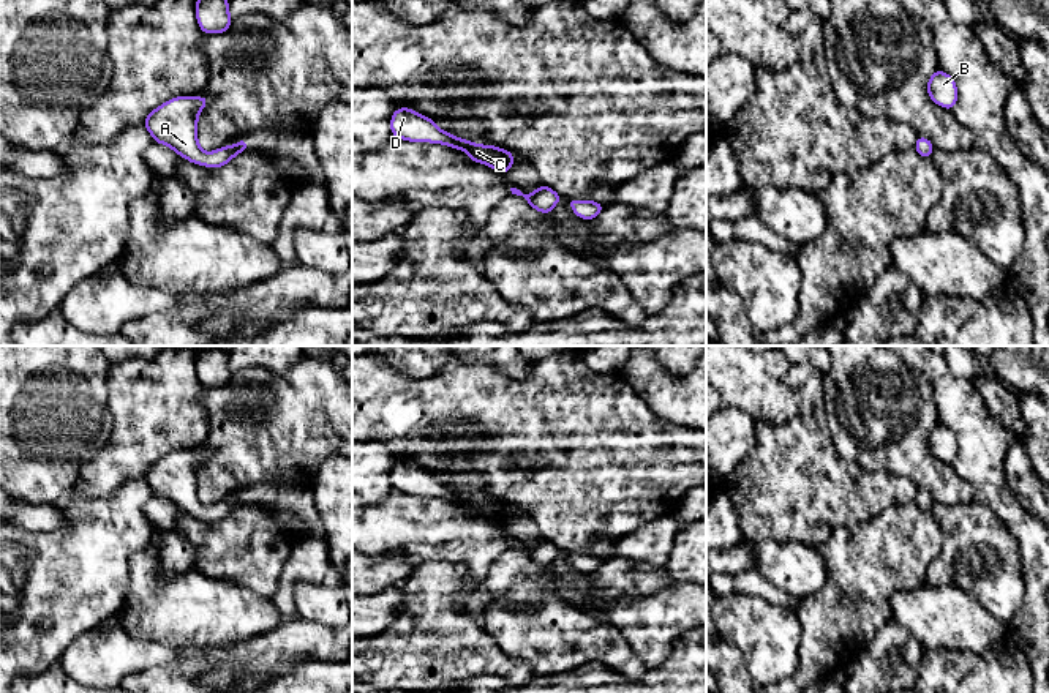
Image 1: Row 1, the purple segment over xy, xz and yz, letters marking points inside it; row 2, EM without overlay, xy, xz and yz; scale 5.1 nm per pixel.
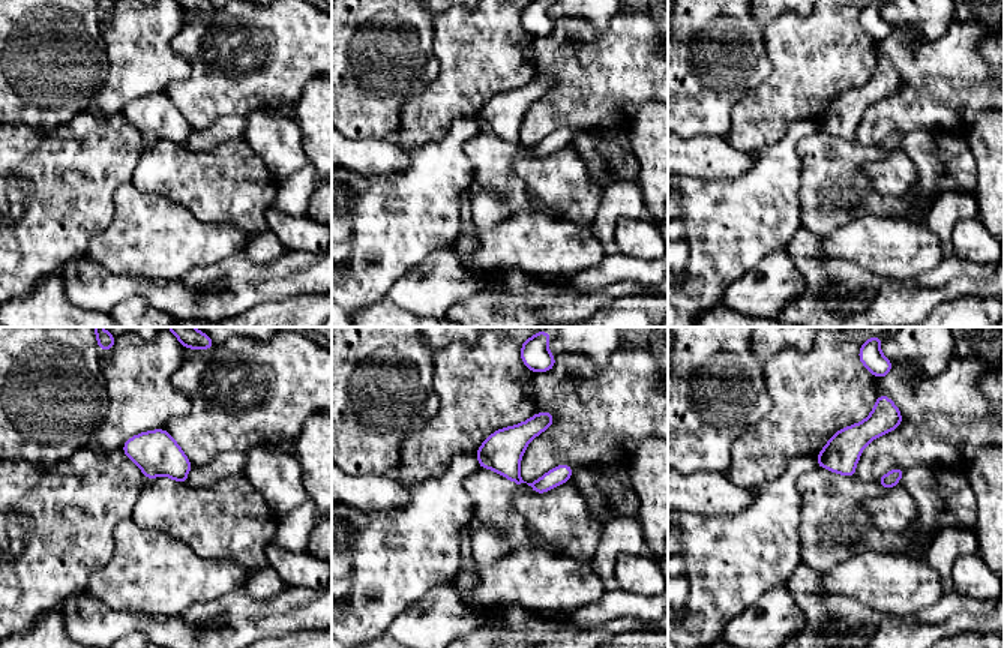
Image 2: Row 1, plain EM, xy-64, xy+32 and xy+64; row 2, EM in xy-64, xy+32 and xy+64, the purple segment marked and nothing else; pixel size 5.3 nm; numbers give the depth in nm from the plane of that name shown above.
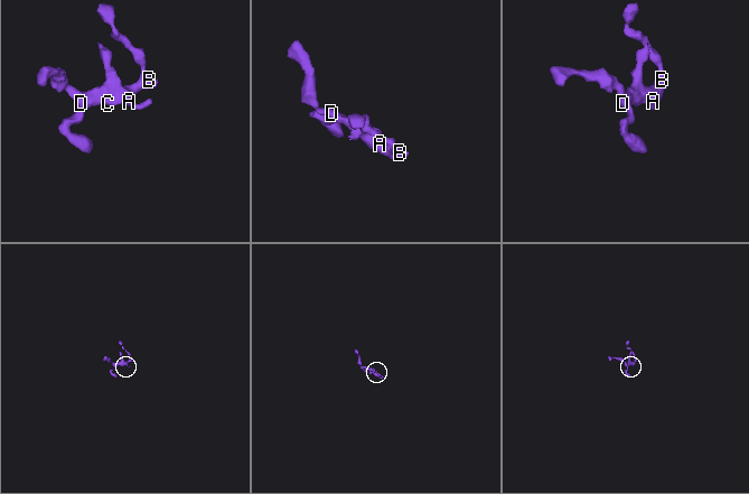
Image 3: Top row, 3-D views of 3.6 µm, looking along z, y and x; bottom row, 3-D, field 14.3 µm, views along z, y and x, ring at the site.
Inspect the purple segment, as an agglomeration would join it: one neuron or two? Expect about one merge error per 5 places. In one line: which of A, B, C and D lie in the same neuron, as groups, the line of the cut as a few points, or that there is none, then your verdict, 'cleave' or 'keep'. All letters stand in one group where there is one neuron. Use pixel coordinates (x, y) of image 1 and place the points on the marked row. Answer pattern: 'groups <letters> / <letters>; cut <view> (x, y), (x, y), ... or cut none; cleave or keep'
groups A B C D; cut none; keep

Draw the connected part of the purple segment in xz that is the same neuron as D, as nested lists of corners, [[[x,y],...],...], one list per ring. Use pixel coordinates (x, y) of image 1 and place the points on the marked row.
[[[400,107],[393,112],[390,120],[393,137],[406,139],[409,142],[434,142],[446,144],[452,148],[463,150],[476,163],[483,163],[506,175],[513,166],[513,155],[509,150],[494,145],[477,145],[474,142],[455,137],[438,128],[434,120],[420,115],[408,107]]]

